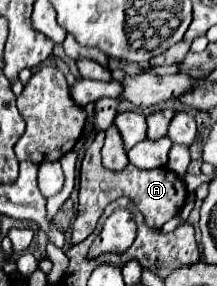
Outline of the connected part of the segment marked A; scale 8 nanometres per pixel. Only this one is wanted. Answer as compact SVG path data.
M97 132L95 140L87 146L85 150L85 158L81 164L81 190L79 190L79 206L77 206L77 218L73 224L73 234L71 234L71 242L79 244L83 242L97 226L97 220L101 218L105 206L121 196L127 196L135 202L137 210L145 216L145 224L149 228L161 228L167 220L171 220L173 216L179 214L179 210L183 208L185 200L187 200L187 188L185 182L161 168L161 170L139 170L133 164L129 164L125 170L121 172L109 172L103 168L101 164L101 146L103 146L103 132Z

